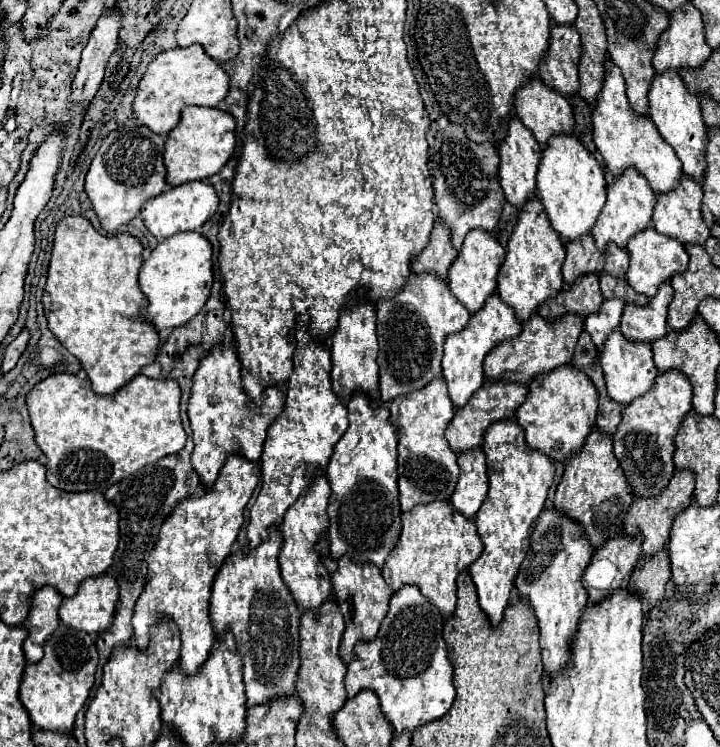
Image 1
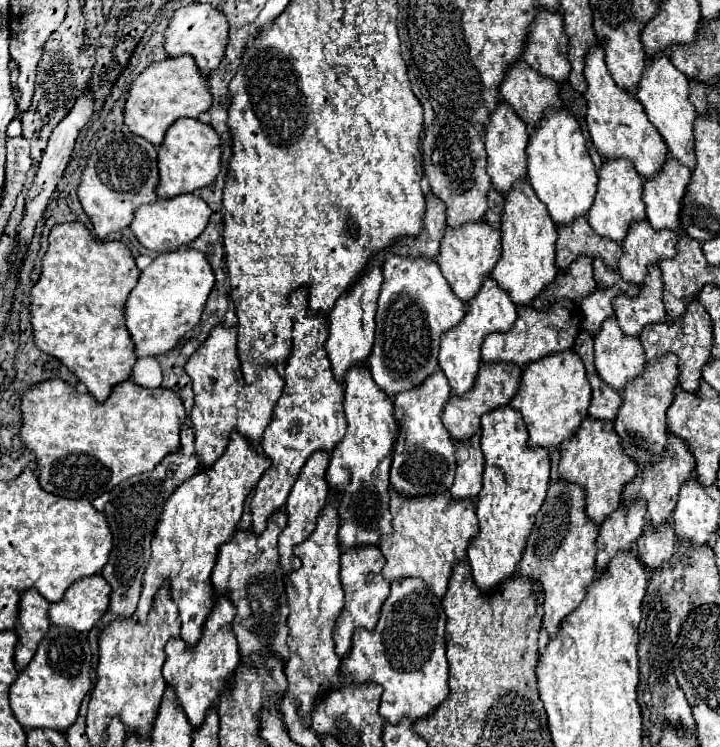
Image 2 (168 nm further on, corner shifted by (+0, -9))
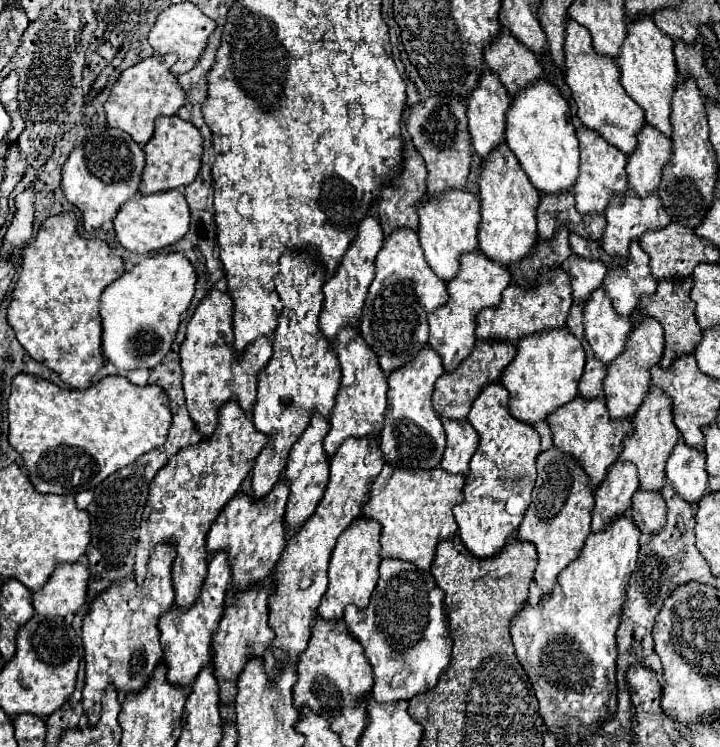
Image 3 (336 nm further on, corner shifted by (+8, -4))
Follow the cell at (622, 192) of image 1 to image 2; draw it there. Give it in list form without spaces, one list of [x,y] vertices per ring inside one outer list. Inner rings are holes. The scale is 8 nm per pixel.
[[[624,158],[604,160],[602,168],[598,170],[598,178],[600,178],[598,180],[598,194],[596,194],[596,200],[588,212],[588,222],[598,236],[610,238],[620,244],[626,238],[632,222],[646,220],[646,204],[642,200],[644,180],[638,176],[632,162],[628,162]]]

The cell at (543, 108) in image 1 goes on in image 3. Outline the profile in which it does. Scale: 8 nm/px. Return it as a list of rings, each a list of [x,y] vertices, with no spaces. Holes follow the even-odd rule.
[[[502,29],[500,35],[484,47],[484,61],[494,73],[498,73],[510,95],[516,95],[542,75],[542,65],[536,55],[518,43],[518,39],[514,39],[506,29]]]

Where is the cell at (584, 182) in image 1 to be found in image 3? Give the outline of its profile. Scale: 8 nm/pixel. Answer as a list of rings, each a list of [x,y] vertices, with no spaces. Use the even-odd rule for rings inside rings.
[[[546,79],[538,81],[538,85],[530,85],[530,89],[512,97],[506,121],[506,145],[518,157],[522,169],[530,177],[530,183],[540,193],[570,191],[578,177],[580,151],[574,125],[570,123],[570,107],[558,87]]]

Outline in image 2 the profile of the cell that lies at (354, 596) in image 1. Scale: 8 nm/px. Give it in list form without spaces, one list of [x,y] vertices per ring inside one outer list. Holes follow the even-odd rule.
[[[364,546],[362,550],[346,550],[340,558],[340,564],[342,564],[340,566],[340,580],[342,580],[342,588],[346,594],[346,604],[344,604],[344,610],[338,618],[338,622],[336,622],[334,640],[336,640],[336,654],[340,658],[344,658],[350,652],[352,634],[358,628],[374,630],[374,626],[380,618],[382,604],[390,596],[390,584],[382,576],[384,558],[382,558],[382,552],[378,546]]]

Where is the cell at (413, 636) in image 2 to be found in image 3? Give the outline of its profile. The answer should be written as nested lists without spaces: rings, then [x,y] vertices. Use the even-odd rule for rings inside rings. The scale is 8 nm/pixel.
[[[386,557],[380,563],[380,579],[370,597],[368,607],[358,609],[356,605],[348,605],[344,609],[344,621],[350,633],[364,647],[364,655],[374,669],[372,697],[376,701],[380,703],[408,701],[418,693],[430,691],[438,683],[438,677],[448,667],[448,657],[450,657],[450,629],[442,605],[444,605],[444,593],[436,585],[430,571],[420,571],[410,561],[398,561]]]

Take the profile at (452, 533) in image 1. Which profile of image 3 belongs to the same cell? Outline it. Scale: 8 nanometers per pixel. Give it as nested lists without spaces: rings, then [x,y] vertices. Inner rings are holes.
[[[386,463],[382,473],[376,477],[370,499],[364,505],[362,515],[382,523],[380,535],[380,557],[398,557],[418,563],[420,569],[428,571],[434,559],[436,545],[448,537],[454,537],[458,525],[452,515],[452,507],[462,501],[464,475],[452,475],[444,469],[432,471],[408,471],[394,469]]]

